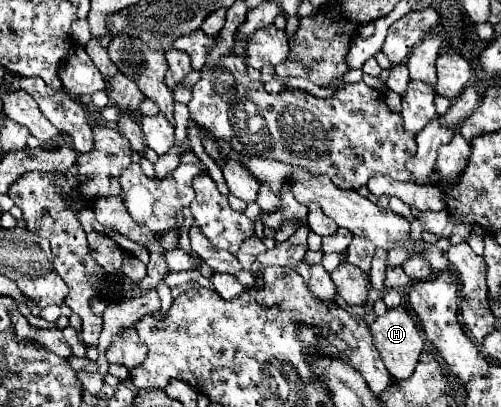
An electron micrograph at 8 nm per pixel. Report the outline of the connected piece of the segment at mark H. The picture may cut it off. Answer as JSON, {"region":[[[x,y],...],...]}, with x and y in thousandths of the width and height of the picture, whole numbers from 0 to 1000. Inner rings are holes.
{"region":[[[800,749],[772,759],[772,769],[764,779],[752,779],[749,794],[741,794],[737,803],[741,803],[741,818],[745,818],[749,853],[760,867],[760,882],[764,882],[768,902],[776,907],[776,916],[788,931],[820,926],[820,916],[824,916],[824,907],[836,887],[836,872],[844,862],[844,818],[840,818],[836,799],[824,789],[816,759],[808,759]]]}

